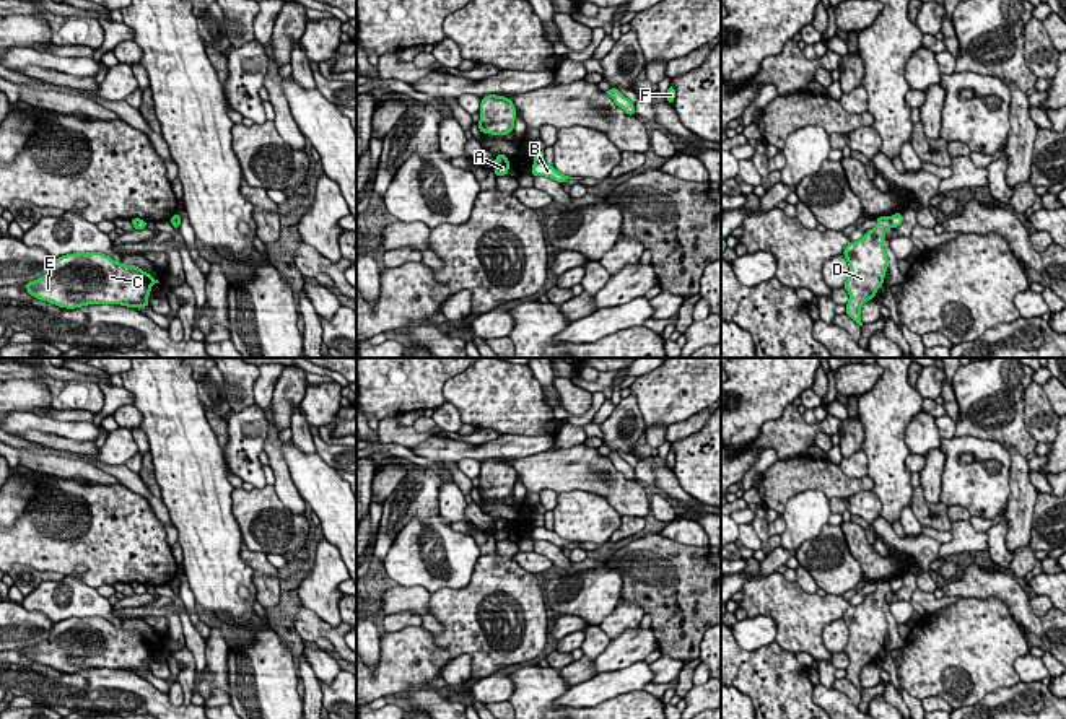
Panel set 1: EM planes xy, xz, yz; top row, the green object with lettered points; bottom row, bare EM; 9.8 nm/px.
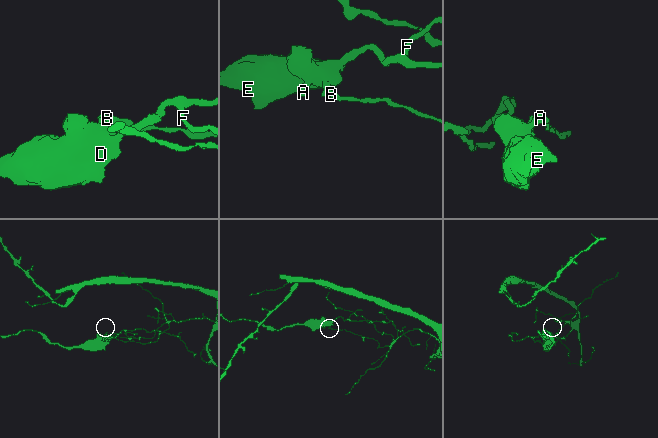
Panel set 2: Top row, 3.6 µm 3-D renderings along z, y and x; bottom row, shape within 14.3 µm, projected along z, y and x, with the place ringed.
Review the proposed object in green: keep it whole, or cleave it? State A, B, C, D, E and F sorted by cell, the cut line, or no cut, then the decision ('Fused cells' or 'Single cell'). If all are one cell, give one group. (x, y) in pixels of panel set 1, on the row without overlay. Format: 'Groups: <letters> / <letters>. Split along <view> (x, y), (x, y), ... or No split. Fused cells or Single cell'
Groups: A C D E F / B. Split along xz (534, 526), (542, 527). Fused cells

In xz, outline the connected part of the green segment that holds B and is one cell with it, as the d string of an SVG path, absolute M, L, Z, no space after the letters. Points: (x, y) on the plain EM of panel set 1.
M534 527L531 534L532 540L547 540L557 547L565 547L566 543L581 543L581 542L570 542L561 537L558 537L553 530L548 530L547 527Z

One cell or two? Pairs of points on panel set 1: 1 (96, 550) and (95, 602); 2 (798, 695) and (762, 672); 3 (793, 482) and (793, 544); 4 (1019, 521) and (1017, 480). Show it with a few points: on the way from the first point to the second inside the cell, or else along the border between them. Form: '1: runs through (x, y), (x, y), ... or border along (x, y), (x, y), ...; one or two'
1: border along (64, 575), (82, 565), (82, 579), (95, 589); two
2: runs through (790, 695), (770, 677); one
3: border along (829, 498), (821, 492), (799, 492), (782, 514); two
4: runs through (1019, 511), (1019, 490); one

